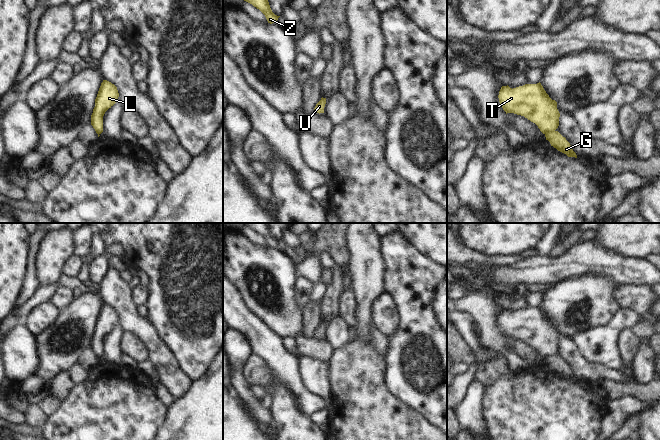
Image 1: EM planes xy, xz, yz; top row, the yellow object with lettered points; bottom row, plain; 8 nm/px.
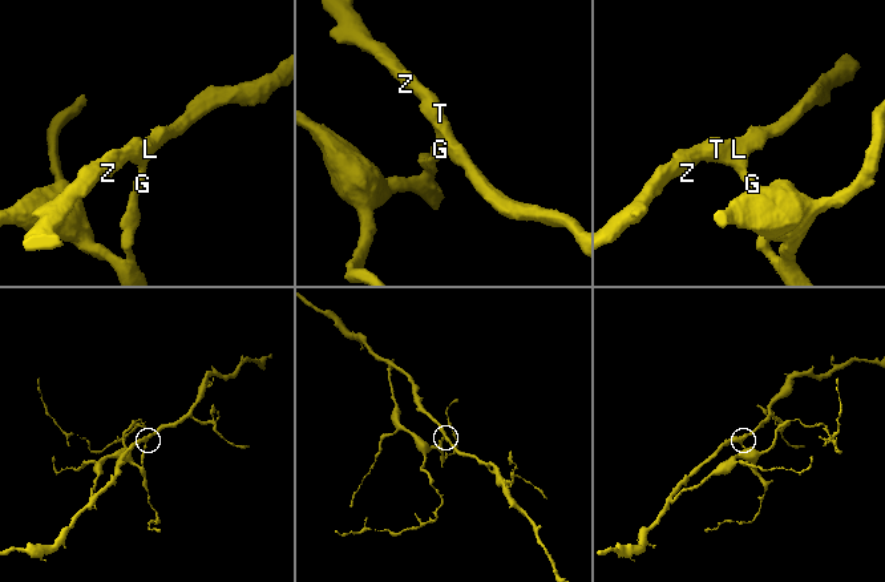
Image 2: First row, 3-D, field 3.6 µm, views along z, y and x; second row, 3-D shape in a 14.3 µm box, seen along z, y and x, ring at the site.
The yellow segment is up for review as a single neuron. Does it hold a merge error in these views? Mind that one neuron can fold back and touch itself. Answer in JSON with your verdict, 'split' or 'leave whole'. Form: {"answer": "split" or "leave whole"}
{"answer": "split"}

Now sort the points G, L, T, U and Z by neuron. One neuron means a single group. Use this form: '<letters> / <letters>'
G U / L T Z

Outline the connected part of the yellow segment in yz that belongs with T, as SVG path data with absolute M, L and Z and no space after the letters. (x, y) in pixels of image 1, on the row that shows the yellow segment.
M540 82L513 89L508 85L502 86L498 98L506 114L524 116L535 123L543 134L553 132L559 126L557 102L549 97Z

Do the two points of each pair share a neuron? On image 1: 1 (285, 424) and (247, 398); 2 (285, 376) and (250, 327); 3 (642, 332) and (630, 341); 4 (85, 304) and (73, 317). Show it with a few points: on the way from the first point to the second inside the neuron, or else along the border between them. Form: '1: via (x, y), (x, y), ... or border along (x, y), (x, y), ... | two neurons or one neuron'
1: border along (266, 404), (274, 425) | two neurons
2: via (282, 364), (262, 339) | one neuron
3: border along (630, 328), (639, 340) | two neurons
4: via (83, 307), (76, 314) | one neuron

